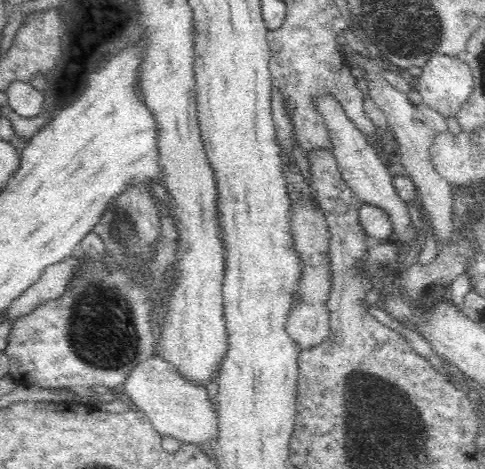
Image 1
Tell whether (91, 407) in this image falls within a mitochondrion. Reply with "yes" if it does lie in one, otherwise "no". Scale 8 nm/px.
no

